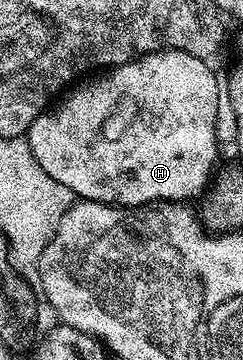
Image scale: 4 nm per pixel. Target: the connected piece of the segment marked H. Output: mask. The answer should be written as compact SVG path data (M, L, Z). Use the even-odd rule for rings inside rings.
M157 50L154 54L144 54L143 57L134 58L127 64L112 67L108 72L97 76L102 78L97 78L94 82L85 82L82 86L74 85L60 99L62 102L58 110L56 108L46 110L31 124L27 141L35 160L39 160L39 168L43 168L43 172L47 172L51 180L59 180L59 184L71 188L74 196L87 202L106 202L108 206L147 206L151 202L162 200L170 202L193 200L189 198L195 197L197 193L200 195L210 185L211 175L218 165L217 113L220 112L221 106L223 110L223 86L222 83L221 86L217 83L217 78L209 65L206 59L196 58L182 50Z

